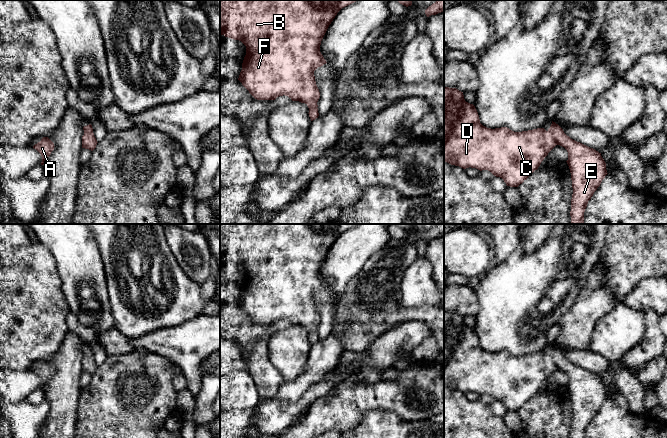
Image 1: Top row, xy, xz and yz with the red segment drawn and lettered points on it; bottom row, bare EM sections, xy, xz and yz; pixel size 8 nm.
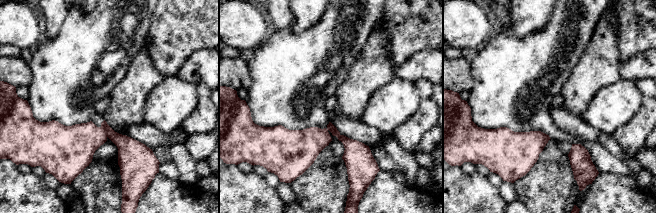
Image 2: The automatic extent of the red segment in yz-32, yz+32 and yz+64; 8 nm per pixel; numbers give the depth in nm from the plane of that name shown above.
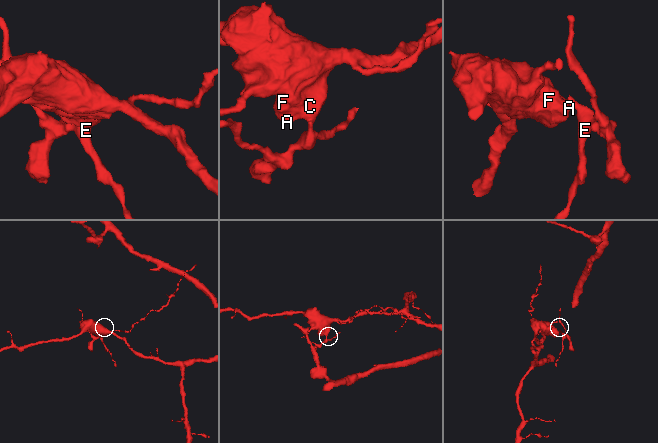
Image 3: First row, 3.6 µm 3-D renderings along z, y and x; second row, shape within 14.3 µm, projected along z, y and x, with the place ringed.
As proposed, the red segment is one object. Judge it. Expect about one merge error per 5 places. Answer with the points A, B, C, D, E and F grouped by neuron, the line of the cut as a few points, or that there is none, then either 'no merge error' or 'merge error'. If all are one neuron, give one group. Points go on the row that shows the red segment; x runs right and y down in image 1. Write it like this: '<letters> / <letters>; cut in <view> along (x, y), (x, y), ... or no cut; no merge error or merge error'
A B C D E F; no cut; no merge error

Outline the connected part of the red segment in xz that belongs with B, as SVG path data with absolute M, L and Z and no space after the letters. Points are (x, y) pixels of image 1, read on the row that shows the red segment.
M220 0L220 35L239 40L246 46L246 55L242 63L242 70L238 80L249 91L249 93L257 100L275 100L279 96L288 96L292 101L305 103L309 108L309 117L311 121L318 118L317 102L320 98L320 92L316 85L314 71L326 64L326 60L320 52L321 41L337 15L344 7L356 2L357 0Z

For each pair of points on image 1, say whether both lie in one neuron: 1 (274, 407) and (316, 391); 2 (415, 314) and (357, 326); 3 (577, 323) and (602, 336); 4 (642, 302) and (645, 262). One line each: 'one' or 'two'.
1: one
2: one
3: two
4: two

